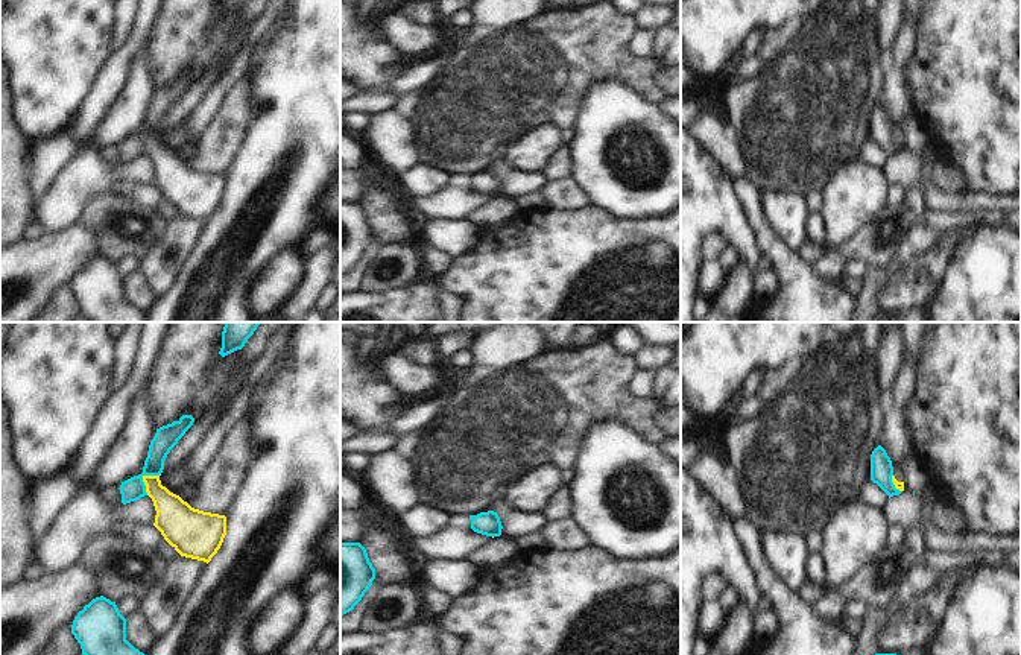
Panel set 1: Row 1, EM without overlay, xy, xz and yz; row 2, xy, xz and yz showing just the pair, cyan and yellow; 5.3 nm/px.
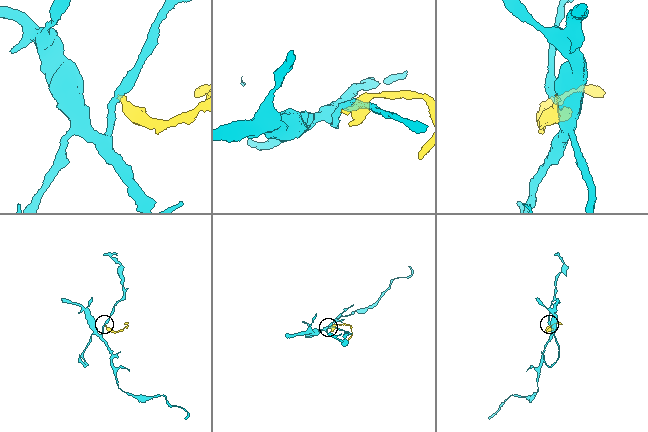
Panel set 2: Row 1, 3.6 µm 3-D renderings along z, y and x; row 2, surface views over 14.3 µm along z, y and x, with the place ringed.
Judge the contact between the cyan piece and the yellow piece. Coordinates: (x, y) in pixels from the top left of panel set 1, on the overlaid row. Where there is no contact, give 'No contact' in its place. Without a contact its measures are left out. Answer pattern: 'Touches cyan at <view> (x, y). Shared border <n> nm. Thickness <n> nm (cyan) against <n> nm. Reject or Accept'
Touches cyan at xy (142, 477). Shared border 140 nm. Thickness 120 nm (cyan) against 180 nm. Reject.

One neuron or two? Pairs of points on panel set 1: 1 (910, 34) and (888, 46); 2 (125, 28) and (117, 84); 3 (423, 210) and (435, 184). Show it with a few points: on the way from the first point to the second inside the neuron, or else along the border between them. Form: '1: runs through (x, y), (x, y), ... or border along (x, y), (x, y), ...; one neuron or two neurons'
1: border along (903, 15), (894, 52), (886, 61); two neurons
2: border along (139, 15), (131, 35), (116, 50); two neurons
3: border along (403, 186), (414, 195), (435, 195), (447, 187); two neurons

